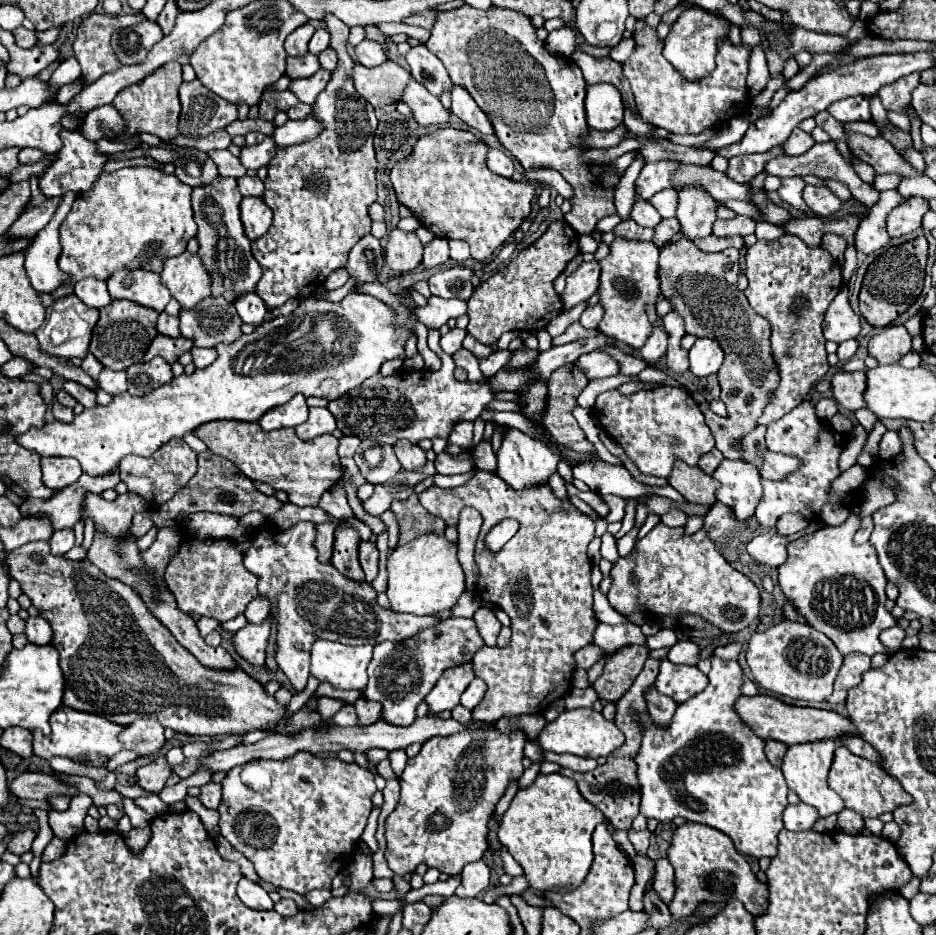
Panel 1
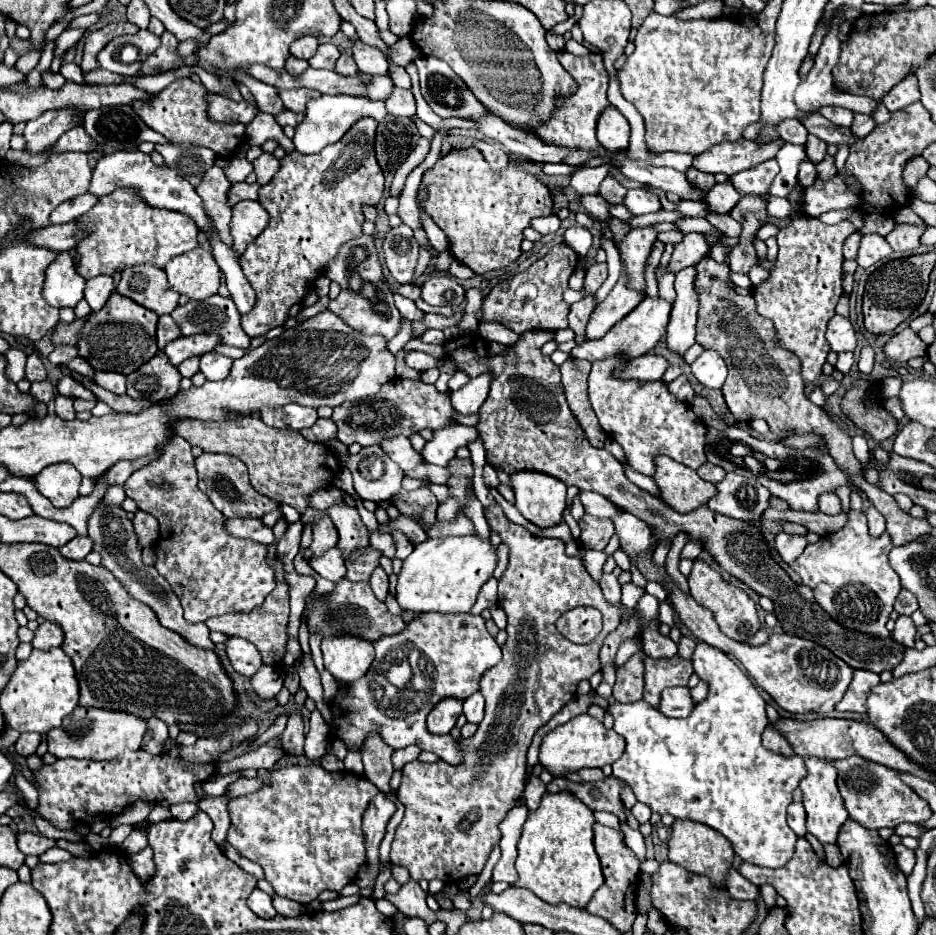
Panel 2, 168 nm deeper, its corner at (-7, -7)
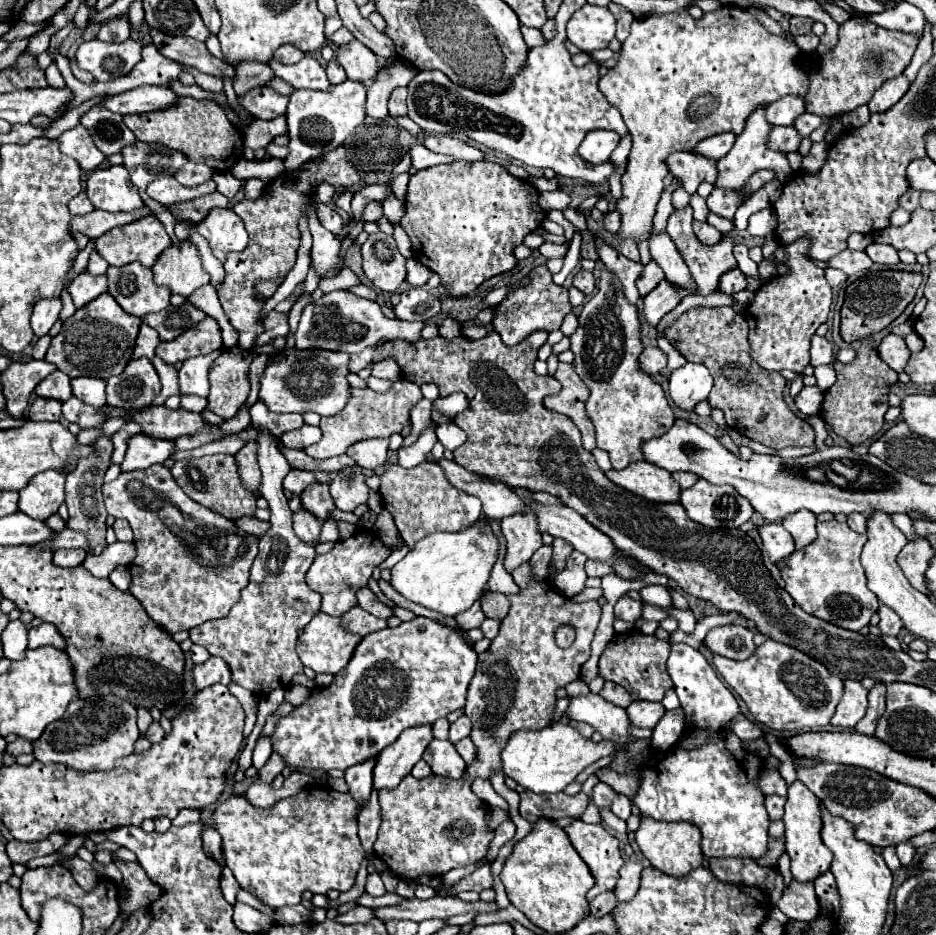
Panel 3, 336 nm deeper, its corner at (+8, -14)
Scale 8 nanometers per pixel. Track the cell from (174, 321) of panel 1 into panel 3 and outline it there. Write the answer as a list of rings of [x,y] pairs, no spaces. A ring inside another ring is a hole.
[[[142,323],[140,335],[138,335],[136,347],[134,347],[134,359],[136,359],[136,357],[148,357],[148,359],[154,359],[154,349],[158,347],[158,343],[160,343],[160,337],[158,337],[156,329],[152,329],[150,325]]]

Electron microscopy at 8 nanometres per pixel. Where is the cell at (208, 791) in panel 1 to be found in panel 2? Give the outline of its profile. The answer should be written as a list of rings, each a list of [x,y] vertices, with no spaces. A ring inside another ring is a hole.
[[[241,778],[237,782],[233,782],[227,792],[229,792],[229,798],[237,798],[241,794],[249,794],[249,792],[255,792],[257,788],[263,786],[263,780],[259,778]]]

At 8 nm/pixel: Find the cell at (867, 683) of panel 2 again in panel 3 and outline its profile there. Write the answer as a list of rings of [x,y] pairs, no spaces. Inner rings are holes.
[[[844,681],[844,697],[840,699],[830,723],[852,729],[866,715],[866,695],[868,691],[862,687],[860,681]]]

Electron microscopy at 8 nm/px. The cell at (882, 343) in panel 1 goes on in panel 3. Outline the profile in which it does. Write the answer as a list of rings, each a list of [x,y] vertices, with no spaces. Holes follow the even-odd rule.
[[[888,333],[882,339],[880,347],[878,347],[878,355],[880,355],[880,359],[886,365],[890,365],[892,369],[896,369],[900,373],[906,367],[908,359],[910,359],[910,349],[906,347],[906,343],[904,343],[902,337],[898,337],[894,333]]]

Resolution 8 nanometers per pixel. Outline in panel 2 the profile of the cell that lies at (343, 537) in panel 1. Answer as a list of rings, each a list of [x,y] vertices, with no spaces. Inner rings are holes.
[[[333,504],[327,508],[327,516],[333,520],[335,528],[339,530],[339,542],[343,556],[349,556],[357,548],[365,548],[369,544],[369,532],[365,530],[365,524],[361,522],[361,516],[355,508],[349,504]]]

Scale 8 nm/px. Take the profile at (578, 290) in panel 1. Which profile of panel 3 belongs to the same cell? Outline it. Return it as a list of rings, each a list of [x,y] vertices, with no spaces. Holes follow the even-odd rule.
[[[580,269],[580,271],[574,275],[574,287],[580,289],[584,295],[592,293],[592,291],[594,291],[594,275],[592,275],[592,271]]]

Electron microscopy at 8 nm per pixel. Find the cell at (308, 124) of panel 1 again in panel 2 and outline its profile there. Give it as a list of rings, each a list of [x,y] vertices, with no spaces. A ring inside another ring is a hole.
[[[323,94],[315,100],[309,100],[307,110],[305,110],[305,118],[295,128],[295,138],[293,138],[295,150],[303,152],[303,154],[317,154],[327,144],[339,142],[345,136],[347,128],[351,128],[351,124],[355,124],[355,122],[359,122],[359,118],[367,118],[367,116],[381,122],[387,116],[385,104],[367,100],[367,96],[343,96],[343,94],[337,94],[337,96]]]

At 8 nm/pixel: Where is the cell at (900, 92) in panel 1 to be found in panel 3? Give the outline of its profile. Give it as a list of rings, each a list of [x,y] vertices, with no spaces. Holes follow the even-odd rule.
[[[902,75],[896,77],[896,79],[888,79],[888,81],[874,93],[874,97],[872,97],[870,103],[868,103],[868,109],[870,109],[872,113],[888,111],[890,107],[894,107],[894,105],[906,95],[908,87],[910,87],[910,83],[908,83],[908,79],[904,79]]]

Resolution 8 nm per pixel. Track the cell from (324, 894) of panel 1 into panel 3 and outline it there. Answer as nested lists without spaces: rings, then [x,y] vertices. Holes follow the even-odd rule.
[[[210,825],[206,827],[206,831],[202,833],[202,845],[204,845],[204,853],[214,859],[220,861],[222,859],[222,851],[220,851],[220,835],[216,833],[216,829],[212,829]]]

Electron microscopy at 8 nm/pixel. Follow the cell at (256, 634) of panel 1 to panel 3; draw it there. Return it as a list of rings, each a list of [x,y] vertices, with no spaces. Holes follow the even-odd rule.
[[[210,657],[206,663],[194,667],[194,683],[196,689],[204,689],[216,683],[228,685],[232,681],[232,669],[222,657]]]

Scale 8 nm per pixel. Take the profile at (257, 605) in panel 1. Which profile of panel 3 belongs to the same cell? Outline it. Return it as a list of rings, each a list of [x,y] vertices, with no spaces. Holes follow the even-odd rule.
[[[262,431],[258,437],[258,463],[262,471],[260,495],[270,503],[270,531],[260,539],[260,553],[252,565],[250,585],[244,587],[242,601],[232,607],[224,619],[212,619],[194,627],[190,639],[208,649],[210,655],[222,657],[232,667],[232,681],[262,695],[278,687],[288,687],[296,673],[304,671],[296,653],[298,629],[304,627],[318,611],[322,597],[306,583],[306,571],[310,569],[316,553],[314,547],[300,543],[292,529],[292,511],[284,497],[282,479],[290,473],[286,457],[278,451],[272,435]]]

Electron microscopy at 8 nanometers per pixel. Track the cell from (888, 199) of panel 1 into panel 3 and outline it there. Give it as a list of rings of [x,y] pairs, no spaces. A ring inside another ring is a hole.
[[[844,249],[842,253],[838,253],[836,257],[832,257],[828,261],[830,267],[836,267],[840,271],[844,271],[846,275],[854,275],[862,269],[868,269],[872,265],[872,259],[864,253],[864,251],[852,251],[852,249]]]

